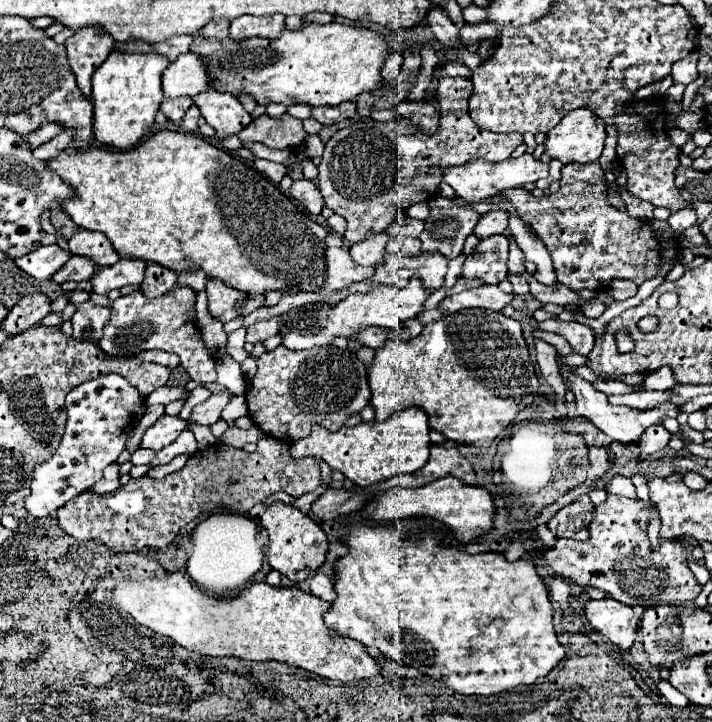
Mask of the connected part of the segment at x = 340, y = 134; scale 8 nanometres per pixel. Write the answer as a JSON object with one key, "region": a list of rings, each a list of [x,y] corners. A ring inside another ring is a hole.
{"region":[[[443,77],[439,79],[439,87],[437,87],[437,103],[439,103],[439,113],[441,113],[441,125],[439,125],[439,133],[437,135],[423,135],[417,133],[415,127],[411,125],[409,119],[399,119],[399,121],[389,121],[389,123],[379,123],[379,121],[359,121],[353,123],[345,129],[339,129],[325,145],[321,163],[319,163],[319,191],[325,199],[325,205],[331,207],[337,215],[347,219],[347,231],[345,231],[345,239],[351,243],[363,241],[367,237],[367,233],[381,233],[385,231],[397,217],[403,217],[405,211],[413,205],[421,201],[421,193],[425,197],[431,197],[441,179],[441,169],[445,167],[455,167],[455,165],[463,165],[471,159],[487,159],[487,161],[503,161],[507,157],[511,157],[511,153],[523,143],[523,135],[521,133],[505,133],[505,135],[495,135],[495,133],[487,133],[483,129],[479,129],[471,117],[469,117],[469,109],[467,109],[467,101],[471,95],[471,79],[467,77]]]}

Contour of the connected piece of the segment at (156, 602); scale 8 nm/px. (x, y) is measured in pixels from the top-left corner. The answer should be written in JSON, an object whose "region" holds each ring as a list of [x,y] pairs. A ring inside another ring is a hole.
{"region":[[[169,573],[167,579],[151,577],[143,581],[121,581],[115,591],[115,601],[121,603],[121,607],[131,613],[131,617],[153,629],[159,635],[171,637],[177,645],[211,657],[237,657],[247,661],[281,661],[293,667],[301,667],[305,671],[317,673],[319,677],[349,683],[355,679],[371,679],[379,675],[377,661],[367,653],[367,649],[353,639],[345,637],[333,637],[331,631],[323,623],[325,611],[331,609],[331,603],[311,595],[303,593],[299,589],[287,589],[287,587],[271,587],[267,583],[251,583],[247,589],[243,589],[237,597],[207,597],[203,591],[193,587],[183,573]]]}

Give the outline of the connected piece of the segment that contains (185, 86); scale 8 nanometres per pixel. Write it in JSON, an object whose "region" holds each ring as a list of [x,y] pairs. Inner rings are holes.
{"region":[[[195,53],[179,55],[169,67],[163,71],[163,95],[167,99],[189,95],[195,97],[201,91],[209,89],[209,77],[205,77],[207,67],[203,65],[201,57]]]}

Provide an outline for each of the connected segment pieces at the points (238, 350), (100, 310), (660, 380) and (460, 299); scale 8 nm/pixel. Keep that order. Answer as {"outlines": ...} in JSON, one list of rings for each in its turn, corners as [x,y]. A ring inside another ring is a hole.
{"outlines":[[[[237,329],[237,331],[233,331],[233,333],[227,335],[227,353],[237,363],[241,363],[241,361],[247,359],[247,353],[245,353],[243,345],[245,345],[245,329]]],[[[85,301],[77,307],[77,311],[73,313],[71,317],[71,323],[73,323],[73,337],[79,339],[79,341],[91,341],[91,343],[97,343],[101,333],[103,333],[103,327],[107,325],[109,321],[109,307],[101,307],[101,305],[95,305],[91,301]]],[[[661,367],[653,373],[647,373],[645,375],[645,383],[643,383],[642,391],[667,391],[671,389],[671,385],[675,385],[675,377],[673,377],[673,371],[671,367]]],[[[481,285],[477,289],[467,289],[461,291],[459,295],[449,295],[441,301],[441,307],[447,313],[455,313],[459,309],[465,307],[481,307],[481,309],[489,309],[489,311],[501,311],[505,305],[509,305],[513,301],[515,293],[505,293],[499,287],[491,287],[491,285]]]]}

